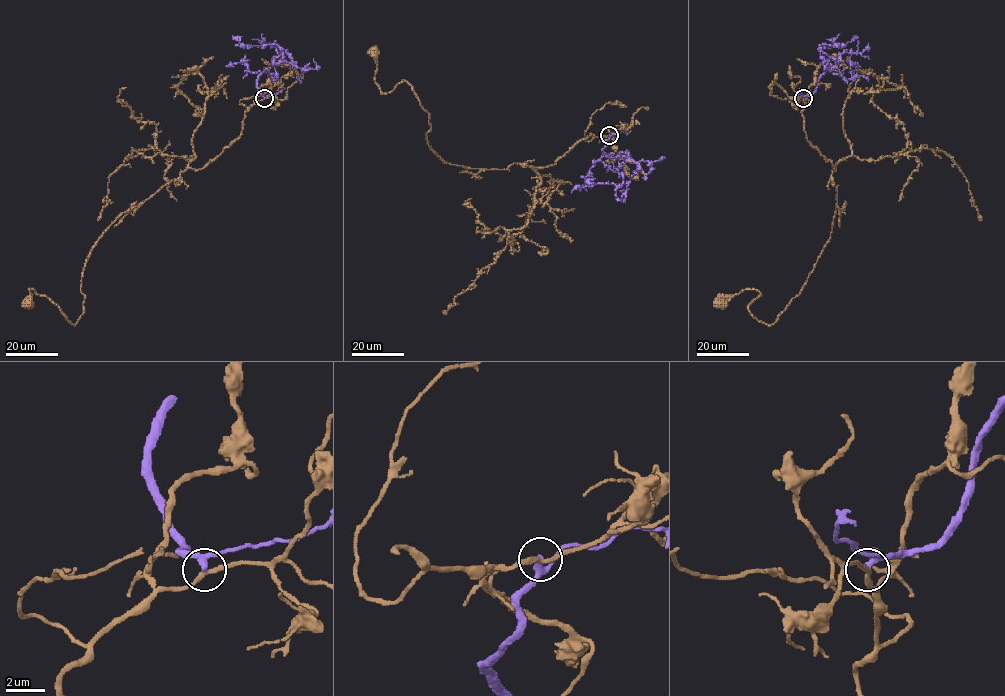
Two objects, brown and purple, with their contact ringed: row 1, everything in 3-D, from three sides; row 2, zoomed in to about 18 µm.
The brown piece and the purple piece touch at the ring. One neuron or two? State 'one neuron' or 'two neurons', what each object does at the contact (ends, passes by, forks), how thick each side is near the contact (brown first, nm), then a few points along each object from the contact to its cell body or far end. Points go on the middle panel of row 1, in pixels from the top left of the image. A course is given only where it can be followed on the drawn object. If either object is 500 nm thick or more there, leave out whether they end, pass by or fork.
two neurons; brown passes by; purple passes by; calibres 220 and 260 nm; course brown (610, 135), (590, 134), (544, 167), (445, 163), (429, 145), (429, 114), (407, 82), (380, 92), (374, 52); course purple (610, 135), (603, 153), (609, 158), (627, 157), (629, 153), (621, 152), (603, 155), (578, 189)

